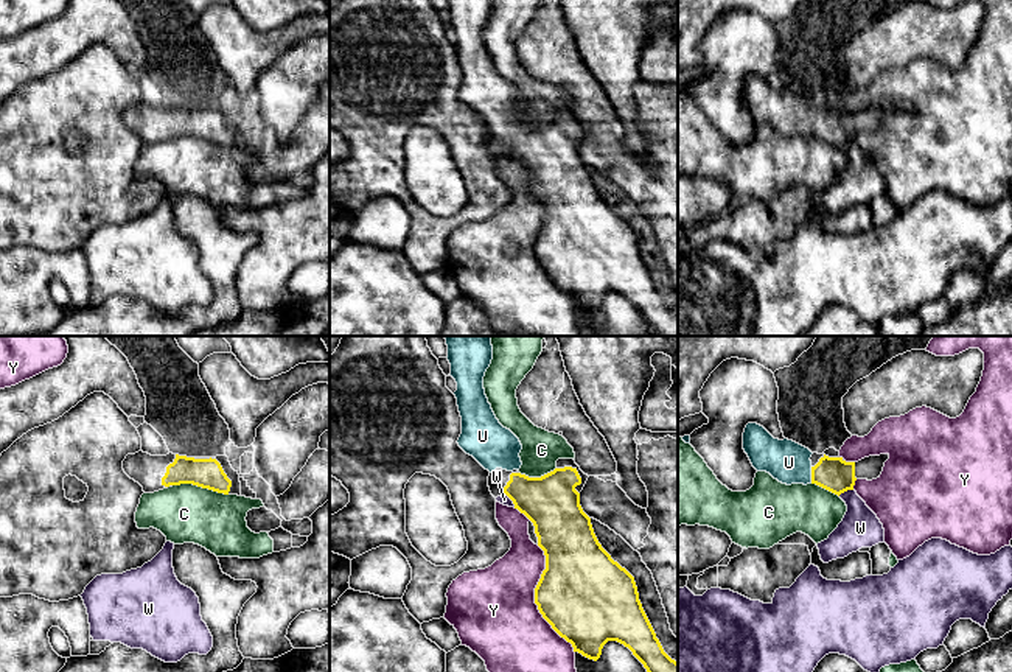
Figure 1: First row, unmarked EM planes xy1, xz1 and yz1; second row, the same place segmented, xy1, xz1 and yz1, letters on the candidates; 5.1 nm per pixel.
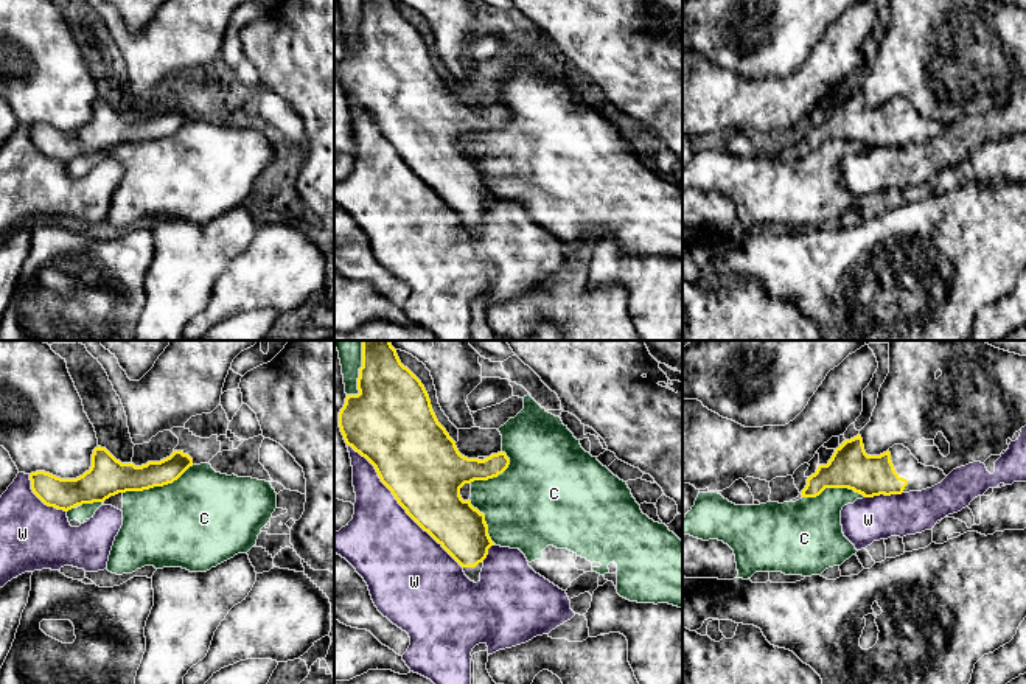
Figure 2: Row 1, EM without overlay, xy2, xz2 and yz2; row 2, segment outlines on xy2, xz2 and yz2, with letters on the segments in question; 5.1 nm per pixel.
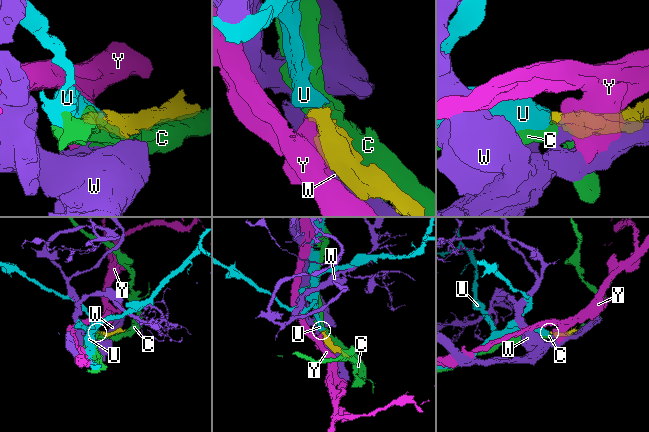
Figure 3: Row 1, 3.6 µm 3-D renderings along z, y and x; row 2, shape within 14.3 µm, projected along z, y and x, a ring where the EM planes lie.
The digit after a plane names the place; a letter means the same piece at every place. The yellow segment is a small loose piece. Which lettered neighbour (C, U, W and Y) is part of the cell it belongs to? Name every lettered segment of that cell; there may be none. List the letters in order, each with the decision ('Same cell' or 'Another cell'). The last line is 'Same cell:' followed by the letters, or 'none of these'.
C: Another cell
U: Same cell
W: Another cell
Y: Another cell
Same cell: U

